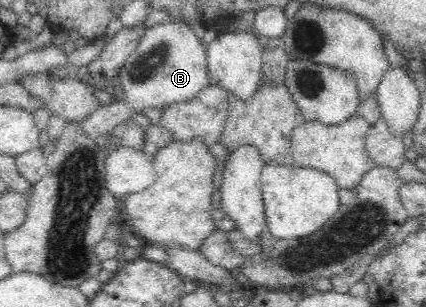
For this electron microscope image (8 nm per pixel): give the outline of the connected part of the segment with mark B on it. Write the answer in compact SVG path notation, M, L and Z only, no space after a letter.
M183 22L155 24L147 28L135 51L129 55L120 69L117 81L123 87L126 97L111 103L109 106L99 106L91 115L77 122L78 127L91 139L111 132L120 123L131 120L133 112L143 113L150 107L162 107L186 102L209 83L207 78L206 46L195 32Z

